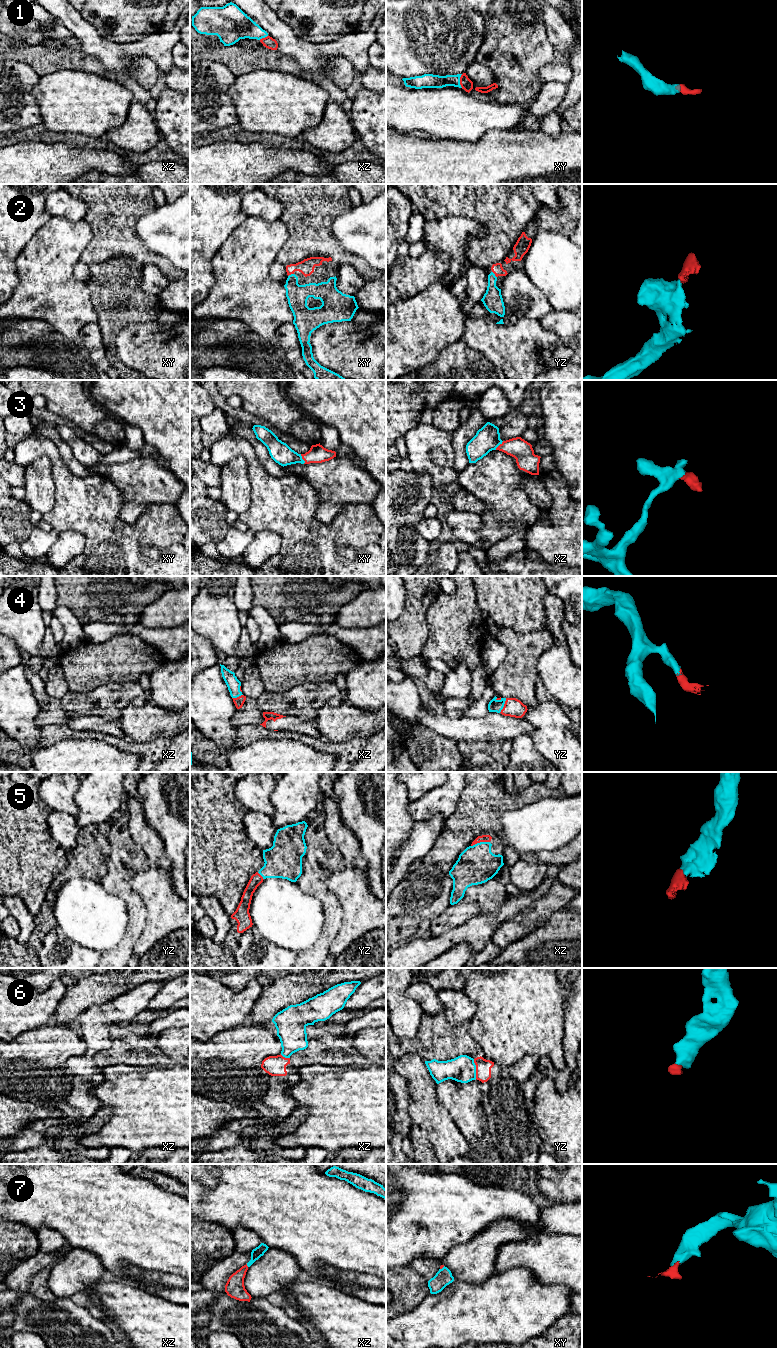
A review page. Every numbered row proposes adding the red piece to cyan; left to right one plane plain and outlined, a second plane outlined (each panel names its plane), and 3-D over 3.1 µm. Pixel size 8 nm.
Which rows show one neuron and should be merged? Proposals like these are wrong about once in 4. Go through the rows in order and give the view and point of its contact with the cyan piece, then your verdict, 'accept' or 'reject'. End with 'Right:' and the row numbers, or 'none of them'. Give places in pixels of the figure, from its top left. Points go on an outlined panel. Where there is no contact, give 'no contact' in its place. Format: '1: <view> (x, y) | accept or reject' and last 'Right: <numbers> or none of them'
1: xy (459, 81) | accept
2: xy (291, 274) | accept
3: xy (302, 459) | accept
4: yz (503, 705) | accept
5: xz (480, 842) | accept
6: yz (475, 1069) | accept
7: xz (247, 1265) | accept
Right: 1, 2, 3, 4, 5, 6, 7

